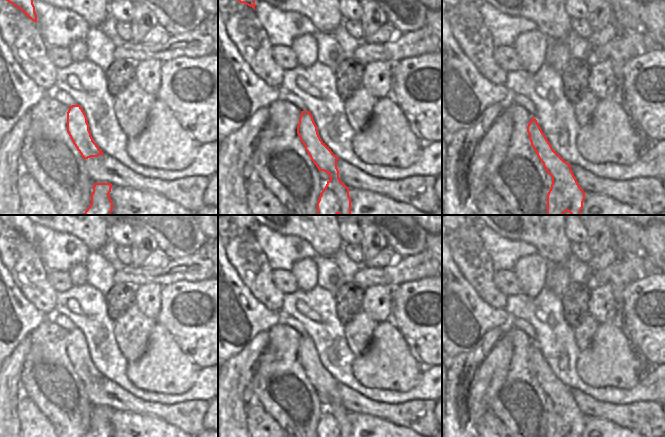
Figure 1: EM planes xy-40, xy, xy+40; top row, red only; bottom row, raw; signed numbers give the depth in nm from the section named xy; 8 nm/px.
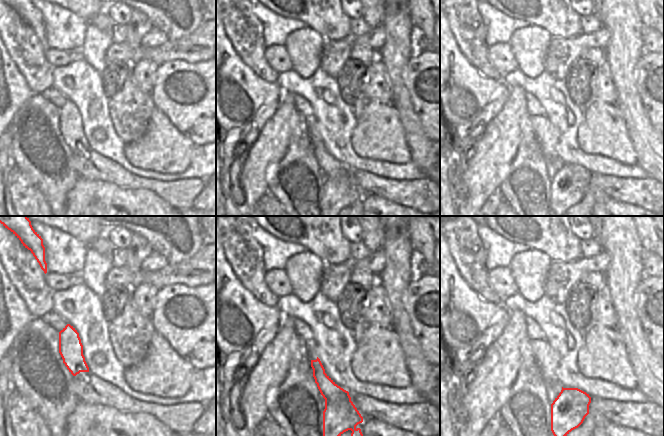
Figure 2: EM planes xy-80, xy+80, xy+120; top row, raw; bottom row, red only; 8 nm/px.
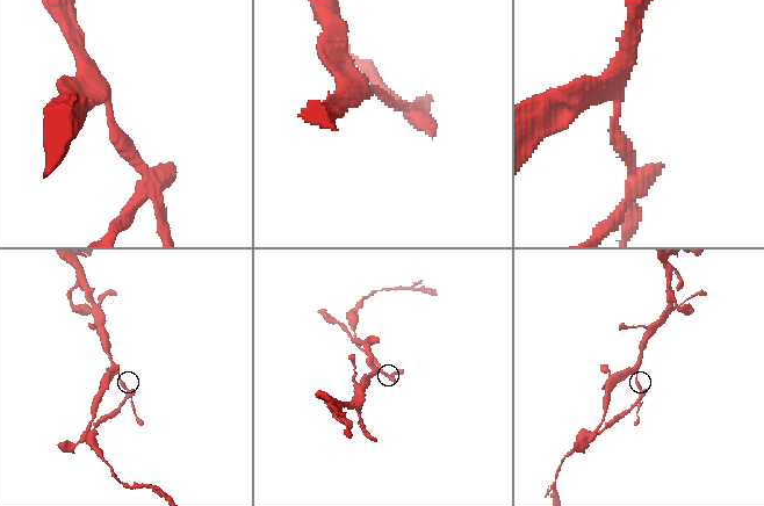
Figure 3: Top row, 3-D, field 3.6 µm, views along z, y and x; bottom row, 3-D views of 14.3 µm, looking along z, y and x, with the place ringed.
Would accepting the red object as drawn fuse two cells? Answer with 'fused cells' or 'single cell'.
fused cells

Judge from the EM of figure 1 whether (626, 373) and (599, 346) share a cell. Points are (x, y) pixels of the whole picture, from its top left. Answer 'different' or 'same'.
same

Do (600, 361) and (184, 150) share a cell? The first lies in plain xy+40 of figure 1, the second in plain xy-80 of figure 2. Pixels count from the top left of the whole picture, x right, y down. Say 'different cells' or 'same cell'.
same cell

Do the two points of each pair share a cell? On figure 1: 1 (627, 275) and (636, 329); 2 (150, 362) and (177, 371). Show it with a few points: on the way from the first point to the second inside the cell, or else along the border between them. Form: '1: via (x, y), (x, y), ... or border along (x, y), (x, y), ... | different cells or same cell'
1: border along (649, 273), (628, 284) | different cells
2: via (157, 369), (167, 369), (170, 371) | same cell

